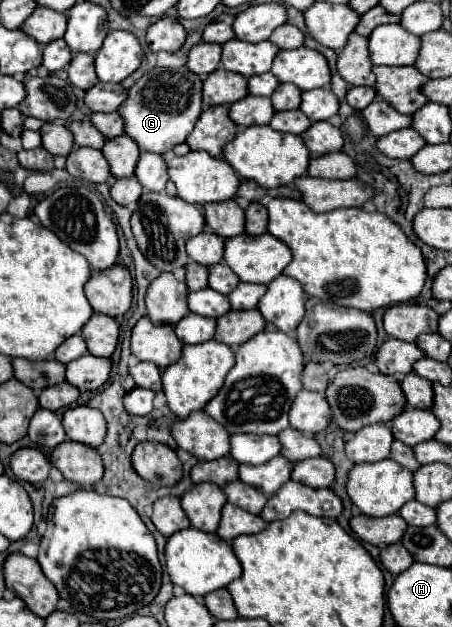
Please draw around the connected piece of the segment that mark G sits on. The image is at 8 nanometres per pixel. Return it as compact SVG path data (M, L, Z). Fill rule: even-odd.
M153 68L129 90L127 100L119 106L119 114L125 120L125 134L131 136L141 150L165 154L173 146L183 144L193 130L197 116L203 112L201 96L201 76L193 74L189 68L165 70Z

